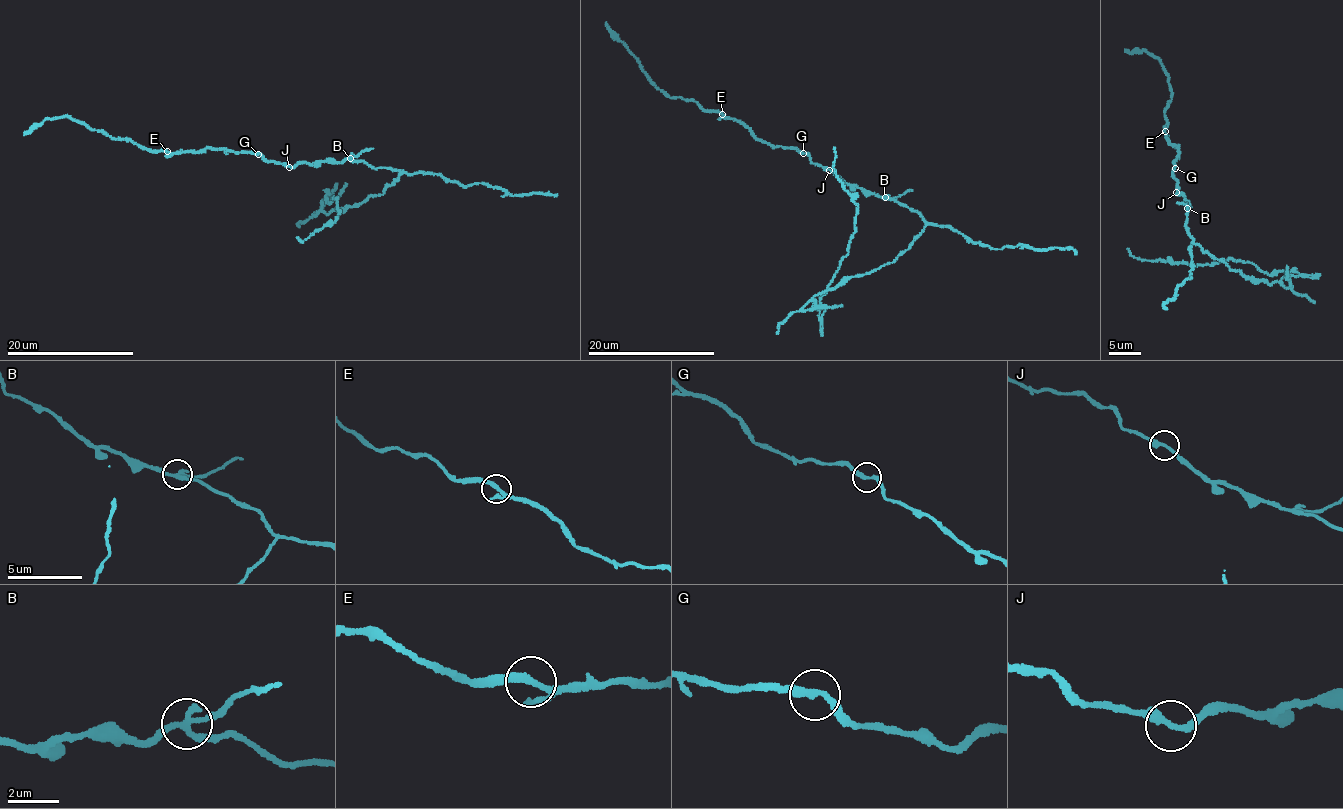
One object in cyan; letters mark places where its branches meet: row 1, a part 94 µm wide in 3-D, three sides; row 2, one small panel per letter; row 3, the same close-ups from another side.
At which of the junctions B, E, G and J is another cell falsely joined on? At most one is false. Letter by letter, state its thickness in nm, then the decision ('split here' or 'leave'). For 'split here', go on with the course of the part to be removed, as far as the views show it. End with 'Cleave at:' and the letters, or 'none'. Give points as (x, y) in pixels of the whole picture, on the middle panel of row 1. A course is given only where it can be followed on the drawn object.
B: 200 nm thick; split here; foreign part runs (884, 197), (917, 210), (923, 230), (816, 304), (858, 212), (833, 147)
E: 180 nm thick; leave
G: 240 nm thick; leave
J: 280 nm thick; leave
Cleave at: B

